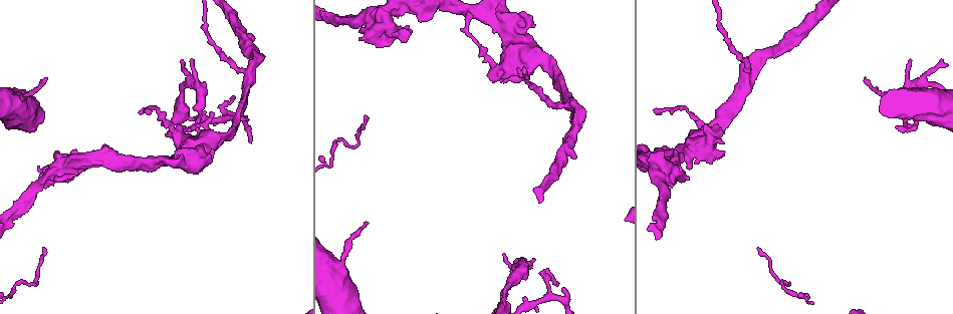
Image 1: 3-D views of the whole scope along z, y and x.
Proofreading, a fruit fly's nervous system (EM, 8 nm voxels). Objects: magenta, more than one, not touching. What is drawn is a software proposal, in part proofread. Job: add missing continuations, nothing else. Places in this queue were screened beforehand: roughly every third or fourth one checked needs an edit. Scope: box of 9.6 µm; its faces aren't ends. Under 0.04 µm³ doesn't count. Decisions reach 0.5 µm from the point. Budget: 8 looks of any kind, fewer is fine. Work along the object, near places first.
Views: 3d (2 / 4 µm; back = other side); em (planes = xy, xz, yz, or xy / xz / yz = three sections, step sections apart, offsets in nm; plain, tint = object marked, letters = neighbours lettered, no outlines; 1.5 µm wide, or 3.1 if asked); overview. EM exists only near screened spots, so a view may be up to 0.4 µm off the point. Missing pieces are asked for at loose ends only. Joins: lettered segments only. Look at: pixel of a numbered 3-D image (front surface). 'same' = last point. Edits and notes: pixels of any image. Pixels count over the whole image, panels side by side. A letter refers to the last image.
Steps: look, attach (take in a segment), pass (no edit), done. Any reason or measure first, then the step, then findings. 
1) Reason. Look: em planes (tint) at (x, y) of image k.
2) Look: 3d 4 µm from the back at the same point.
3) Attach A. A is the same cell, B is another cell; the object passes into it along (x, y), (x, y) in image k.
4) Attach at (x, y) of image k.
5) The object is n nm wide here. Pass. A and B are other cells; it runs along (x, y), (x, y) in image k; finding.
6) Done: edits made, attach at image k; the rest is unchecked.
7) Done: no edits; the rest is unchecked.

Stops while still wide. Look: 3d 2 µm from the back at (515, 82) of image 1.

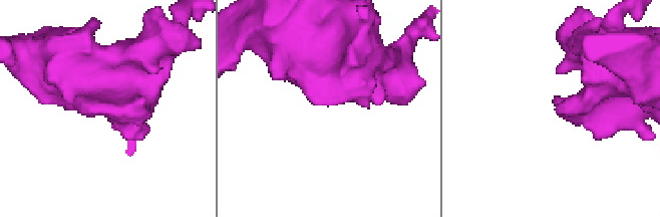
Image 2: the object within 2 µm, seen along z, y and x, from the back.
Now the EM. Look: em planes (plain) at (560, 110) of image 2.

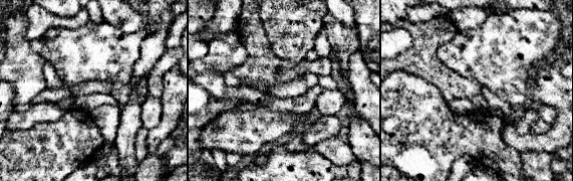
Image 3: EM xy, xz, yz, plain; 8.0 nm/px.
See the neighbours. Look: em planes (letters) at the same point.

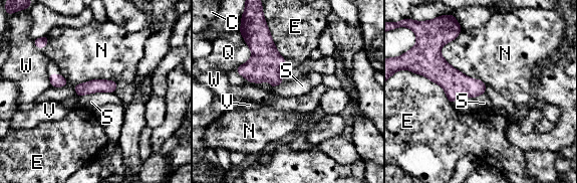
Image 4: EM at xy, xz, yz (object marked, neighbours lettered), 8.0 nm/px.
Pass. C, E, N, Q, S, V and W are other cells; it runs along (113, 84), (77, 88) in image 4; none of them fits.

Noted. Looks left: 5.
Free end. Look: em planes (letters) at (653, 109) of image 1.

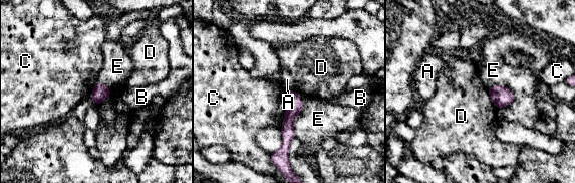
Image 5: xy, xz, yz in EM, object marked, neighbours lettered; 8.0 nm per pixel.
The longest contact is with E, 380 nm. Pass. A, B, C, D and E are other cells; a border runs along (288, 88), (291, 89) in image 5; no lettered segment goes on from it.

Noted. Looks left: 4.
Stops while still wide. Look: 3d 2 µm at (382, 46) of image 1.

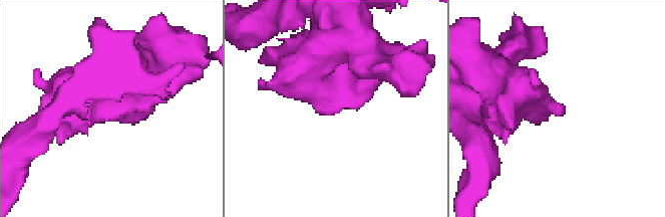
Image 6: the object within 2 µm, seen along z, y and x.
Look: em xz step 8 (letters) at (336, 112) of image 6.

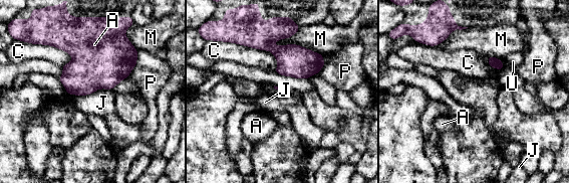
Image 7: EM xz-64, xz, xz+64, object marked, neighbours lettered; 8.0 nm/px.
Look: em planes (letters) at the same point.

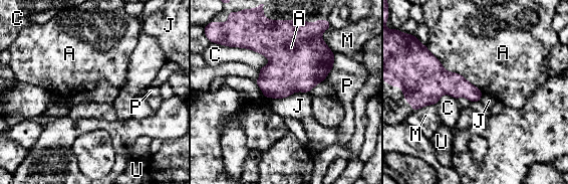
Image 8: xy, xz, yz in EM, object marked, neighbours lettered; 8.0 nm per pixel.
The longest contact is with A, 550 nm. Pass. A, C, J, M, P and U are other cells; no lettered segment goes on from it.

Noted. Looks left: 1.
Done: no edits; the rest is unchecked.

